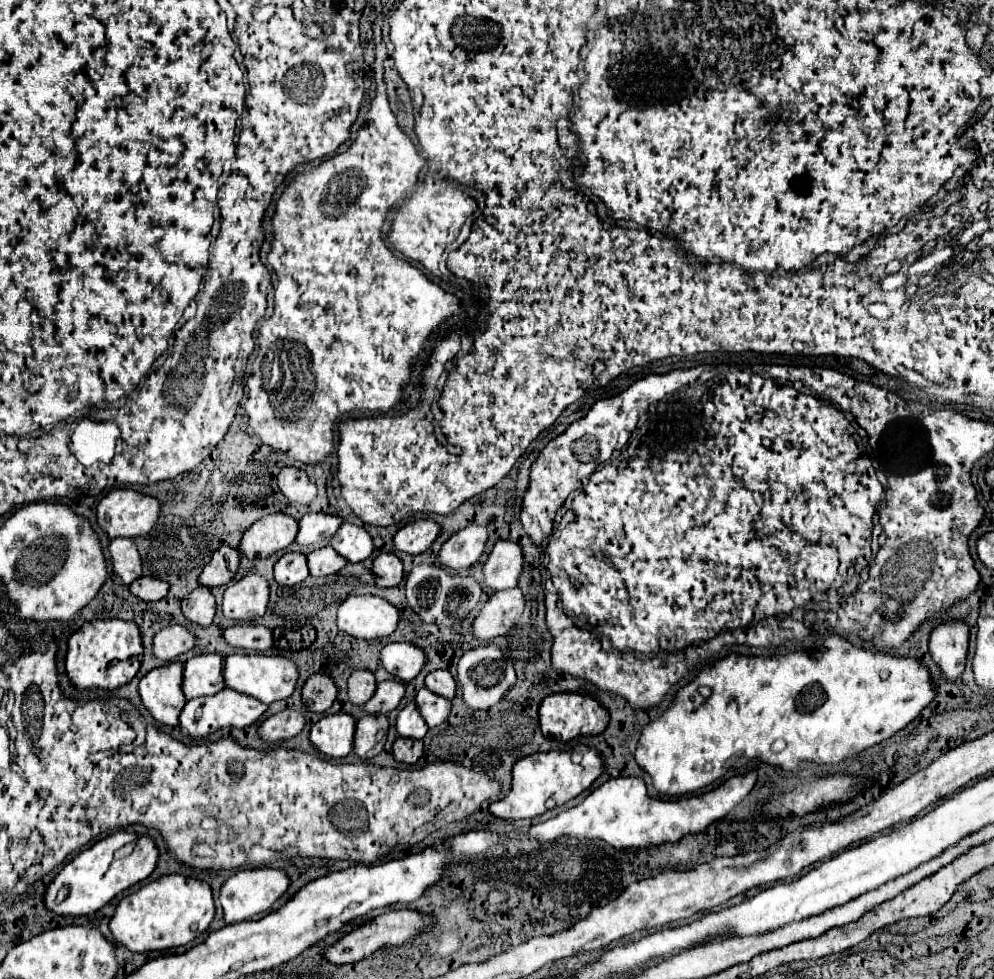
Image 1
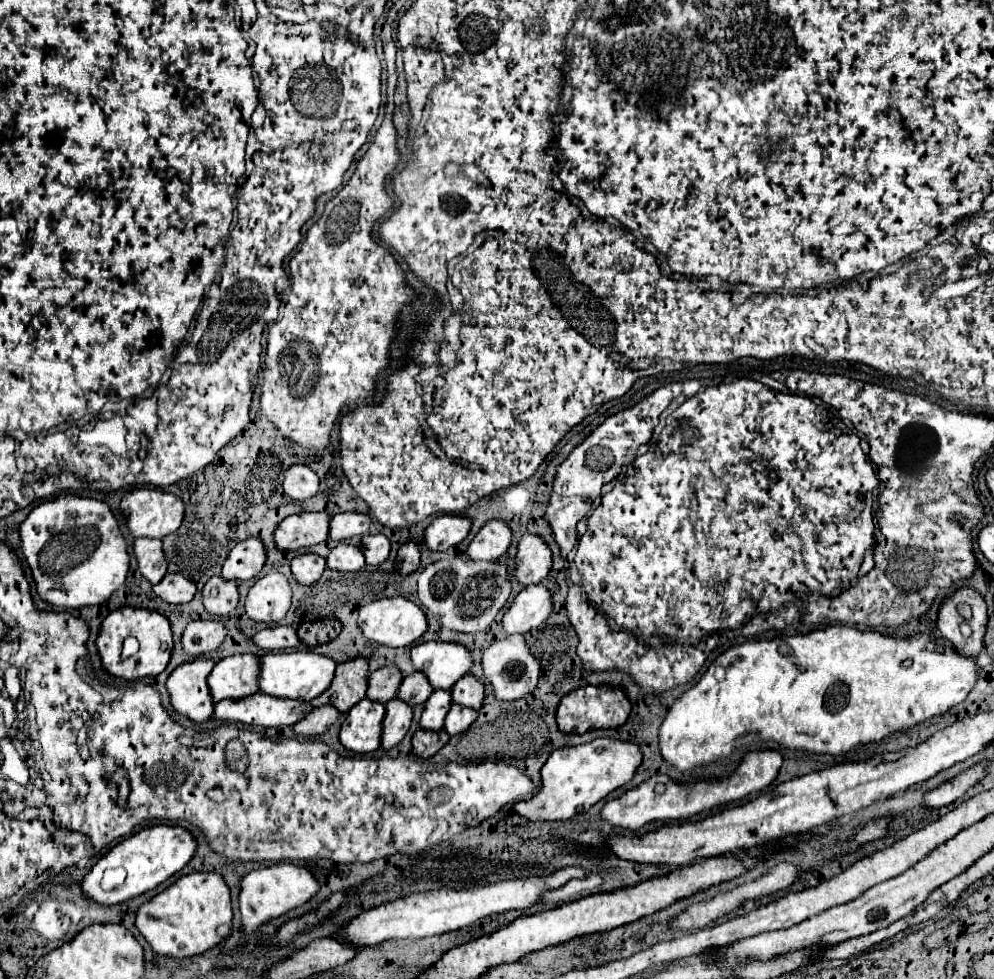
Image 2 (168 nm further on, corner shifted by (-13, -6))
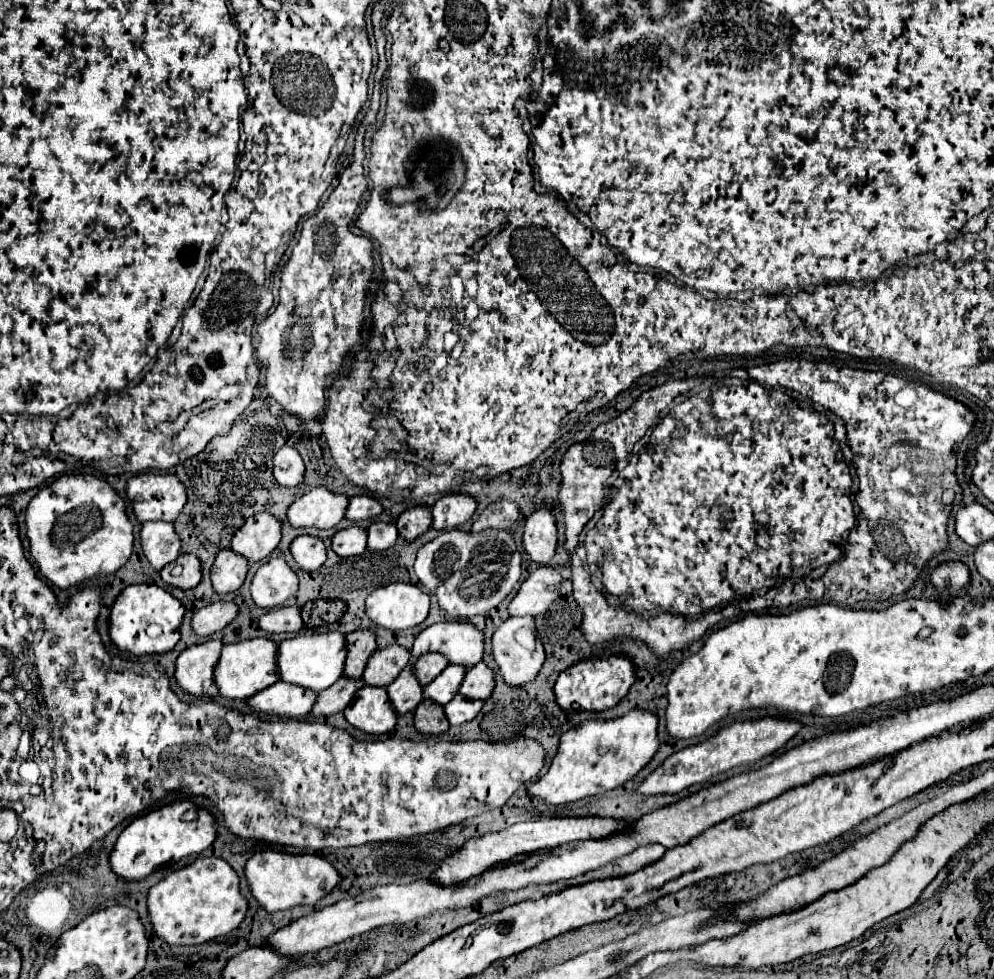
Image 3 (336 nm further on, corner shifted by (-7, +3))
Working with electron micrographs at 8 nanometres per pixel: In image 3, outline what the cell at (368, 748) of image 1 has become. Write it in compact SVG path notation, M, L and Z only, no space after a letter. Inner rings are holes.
M411 664L407 668L403 668L403 672L395 678L395 682L389 684L387 692L389 692L393 708L397 710L399 716L415 710L415 706L423 700L423 686L419 684Z

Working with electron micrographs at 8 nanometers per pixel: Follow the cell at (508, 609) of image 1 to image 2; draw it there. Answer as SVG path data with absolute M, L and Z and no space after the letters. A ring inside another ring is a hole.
M543 585L525 587L505 611L501 625L507 635L525 635L539 627L551 613L551 595Z

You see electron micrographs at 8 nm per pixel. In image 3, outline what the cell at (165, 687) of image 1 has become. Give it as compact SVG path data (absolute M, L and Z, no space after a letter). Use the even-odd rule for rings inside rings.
M209 640L205 644L195 644L179 654L175 678L185 692L197 698L201 696L213 698L219 694L217 684L213 680L213 672L219 662L221 648L223 648L221 640Z

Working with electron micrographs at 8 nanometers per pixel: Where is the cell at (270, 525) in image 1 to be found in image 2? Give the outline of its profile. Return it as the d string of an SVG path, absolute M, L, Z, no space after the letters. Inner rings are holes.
M297 513L277 525L273 541L279 551L297 551L301 547L311 547L327 539L327 525L329 515L325 513Z

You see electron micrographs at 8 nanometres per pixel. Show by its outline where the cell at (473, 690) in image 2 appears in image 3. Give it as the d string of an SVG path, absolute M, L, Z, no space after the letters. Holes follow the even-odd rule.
M479 662L467 670L459 694L471 700L487 700L493 688L495 688L493 670L485 662Z

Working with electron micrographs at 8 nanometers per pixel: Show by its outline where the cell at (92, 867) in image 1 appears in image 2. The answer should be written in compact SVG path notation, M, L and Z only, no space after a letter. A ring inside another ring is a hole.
M169 825L147 827L147 829L127 837L125 841L115 845L105 857L101 857L93 865L93 869L85 875L85 879L81 883L81 891L83 891L85 899L91 899L99 905L119 905L123 901L129 901L137 895L143 895L145 891L155 889L165 879L169 879L171 875L181 871L183 865L193 857L195 845L197 843L195 843L193 835L189 831L185 831L183 827L169 827ZM107 867L123 867L127 871L125 883L121 887L113 889L113 891L103 891L101 889L101 877L103 877Z

